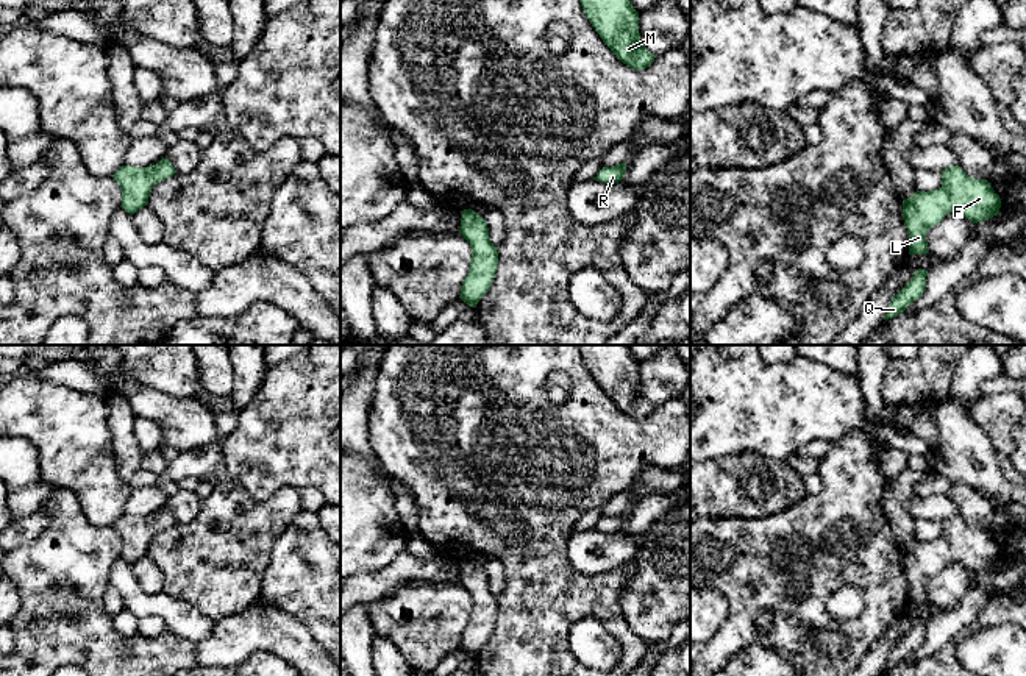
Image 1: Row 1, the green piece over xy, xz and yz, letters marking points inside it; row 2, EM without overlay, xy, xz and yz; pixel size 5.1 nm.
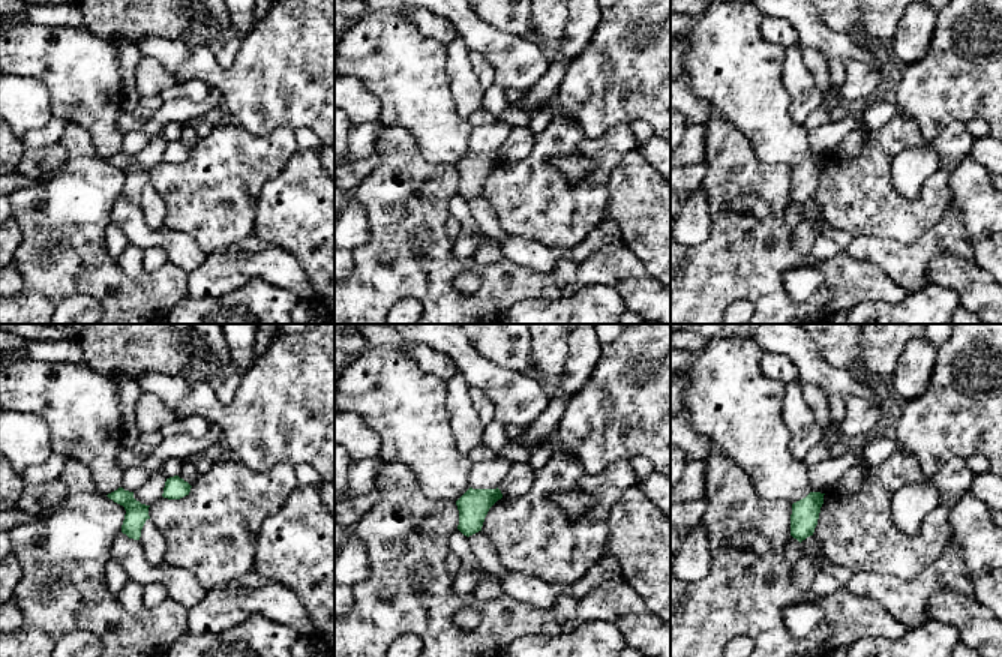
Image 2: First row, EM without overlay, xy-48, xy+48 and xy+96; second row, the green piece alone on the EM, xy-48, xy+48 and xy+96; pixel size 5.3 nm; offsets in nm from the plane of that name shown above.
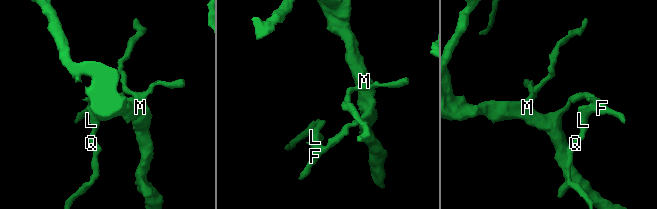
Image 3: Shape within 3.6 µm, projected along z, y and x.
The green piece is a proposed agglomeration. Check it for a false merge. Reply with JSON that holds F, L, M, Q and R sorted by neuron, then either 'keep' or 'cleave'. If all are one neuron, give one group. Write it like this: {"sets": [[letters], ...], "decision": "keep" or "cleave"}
{"sets": [["F", "L", "M", "Q", "R"]], "decision": "keep"}

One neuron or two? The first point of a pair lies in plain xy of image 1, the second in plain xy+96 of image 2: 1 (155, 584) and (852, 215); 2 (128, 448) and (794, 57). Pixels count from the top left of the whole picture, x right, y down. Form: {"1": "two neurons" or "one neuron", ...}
{"1": "two neurons", "2": "one neuron"}

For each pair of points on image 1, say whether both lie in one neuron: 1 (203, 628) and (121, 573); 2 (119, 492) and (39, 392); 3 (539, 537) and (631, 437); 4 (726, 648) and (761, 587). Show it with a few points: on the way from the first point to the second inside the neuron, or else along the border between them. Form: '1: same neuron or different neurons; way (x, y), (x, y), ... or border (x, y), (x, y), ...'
1: same neuron; way (181, 617), (163, 604), (147, 604), (138, 595)
2: same neuron; way (94, 467), (75, 448), (72, 436), (53, 417)
3: same neuron; way (556, 512), (606, 462)
4: same neuron; way (736, 633), (745, 603)

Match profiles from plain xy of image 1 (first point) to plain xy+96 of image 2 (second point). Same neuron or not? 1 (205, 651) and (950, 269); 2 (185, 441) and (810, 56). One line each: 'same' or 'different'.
1: same
2: different

